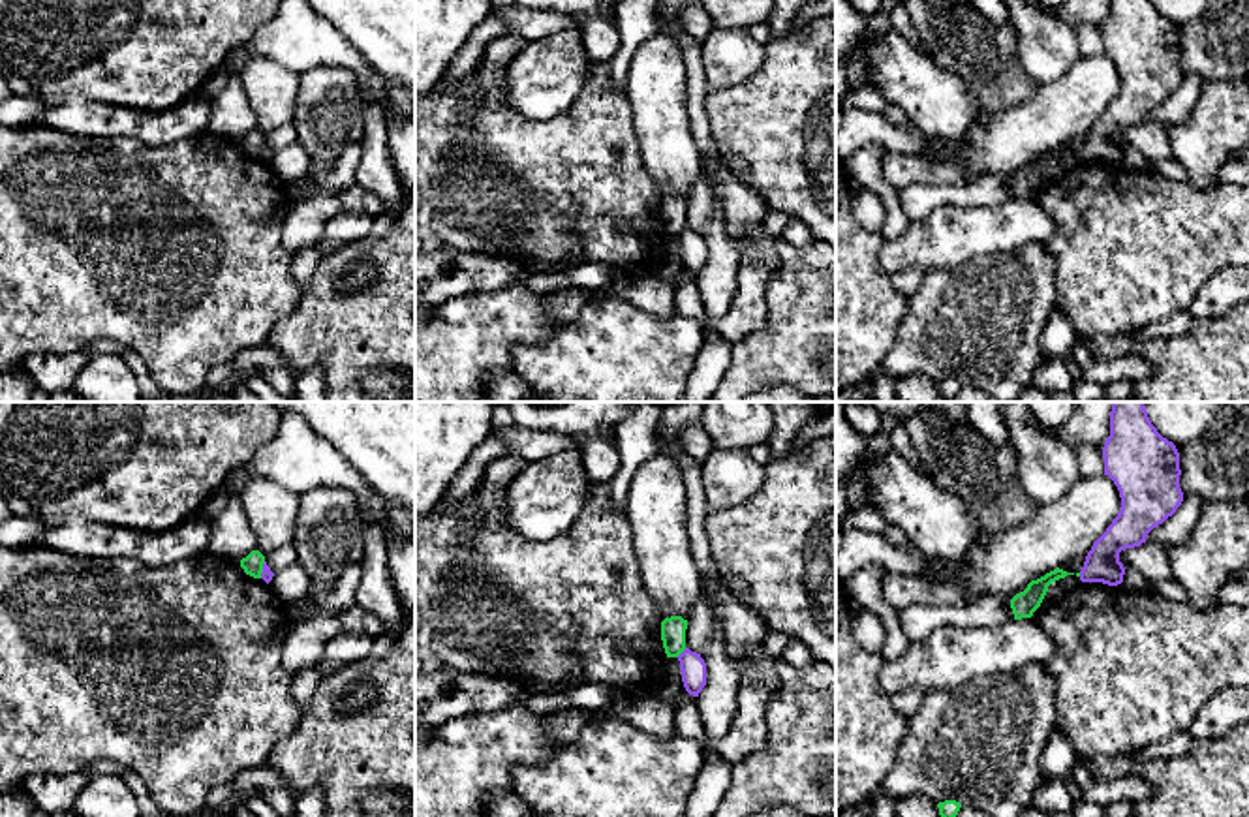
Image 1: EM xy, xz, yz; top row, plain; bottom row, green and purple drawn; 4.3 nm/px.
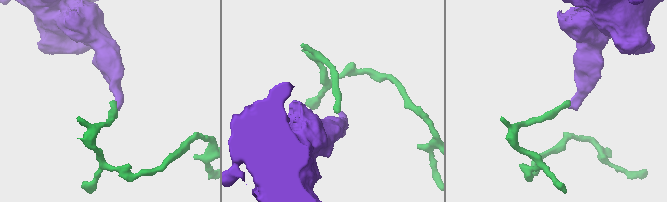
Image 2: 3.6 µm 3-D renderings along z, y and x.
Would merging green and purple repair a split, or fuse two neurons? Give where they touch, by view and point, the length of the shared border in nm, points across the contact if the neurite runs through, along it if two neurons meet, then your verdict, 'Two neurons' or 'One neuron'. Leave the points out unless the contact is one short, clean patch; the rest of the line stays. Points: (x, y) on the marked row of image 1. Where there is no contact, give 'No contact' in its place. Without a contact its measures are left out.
Touches green at xz (680, 652). Shared border 60 nm. Boundary: xz (686, 648), (677, 656). Two neurons

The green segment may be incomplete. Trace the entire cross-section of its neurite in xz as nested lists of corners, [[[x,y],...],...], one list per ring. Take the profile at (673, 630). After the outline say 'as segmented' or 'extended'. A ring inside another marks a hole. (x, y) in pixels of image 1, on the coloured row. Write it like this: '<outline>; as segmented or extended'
[[[671,616],[661,622],[661,640],[667,657],[678,657],[686,650],[687,620]]]; as segmented

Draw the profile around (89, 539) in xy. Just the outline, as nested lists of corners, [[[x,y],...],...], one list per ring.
[[[203,515],[160,533],[92,520],[68,520],[64,524],[43,526],[41,535],[28,547],[43,547],[88,560],[135,558],[145,565],[163,567],[207,552],[208,535],[210,520]]]

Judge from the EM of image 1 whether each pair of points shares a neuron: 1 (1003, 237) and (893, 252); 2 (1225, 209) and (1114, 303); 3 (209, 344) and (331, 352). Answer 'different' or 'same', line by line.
1: same
2: same
3: different

